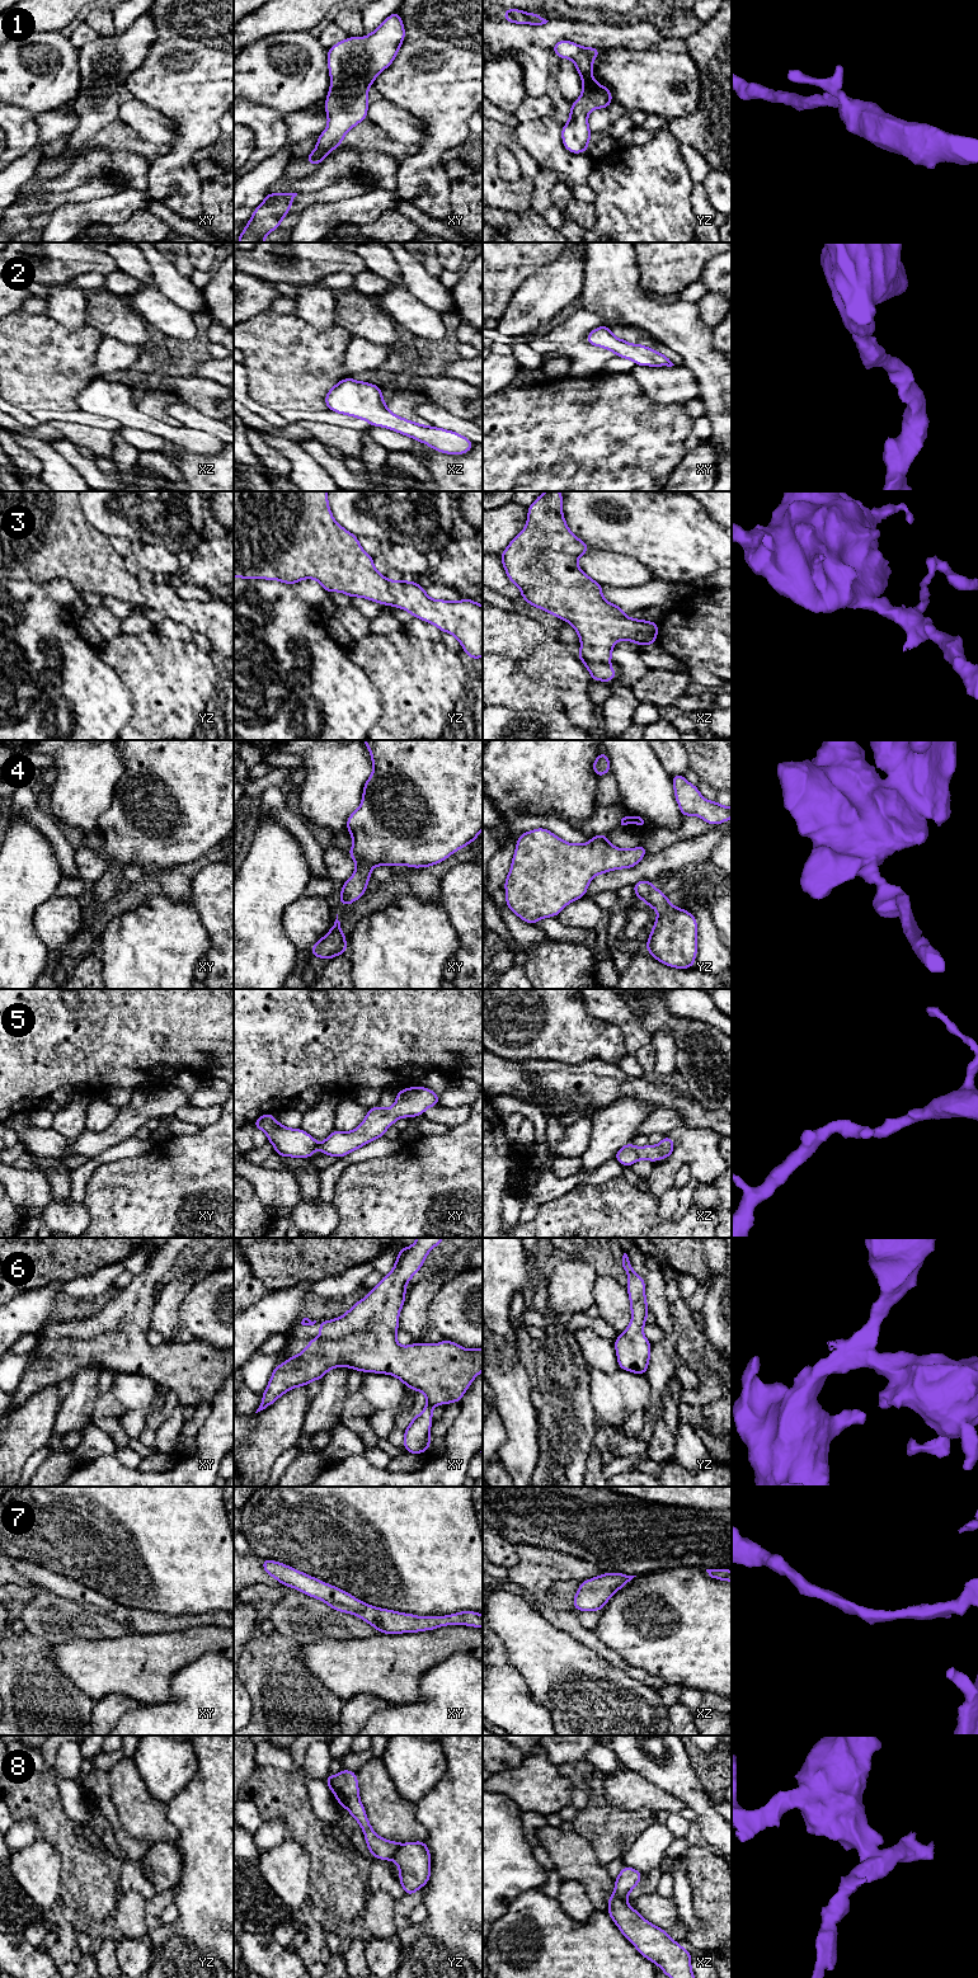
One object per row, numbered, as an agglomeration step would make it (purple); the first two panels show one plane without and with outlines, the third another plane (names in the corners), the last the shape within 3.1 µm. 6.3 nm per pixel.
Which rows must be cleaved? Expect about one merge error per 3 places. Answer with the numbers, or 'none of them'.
8

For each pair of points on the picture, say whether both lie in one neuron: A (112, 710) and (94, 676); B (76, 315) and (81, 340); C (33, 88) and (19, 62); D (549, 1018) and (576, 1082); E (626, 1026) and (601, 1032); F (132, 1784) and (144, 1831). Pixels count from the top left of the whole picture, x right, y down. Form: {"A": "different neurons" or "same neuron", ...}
{"A": "same neuron", "B": "different neurons", "C": "same neuron", "D": "different neurons", "E": "different neurons", "F": "same neuron"}

